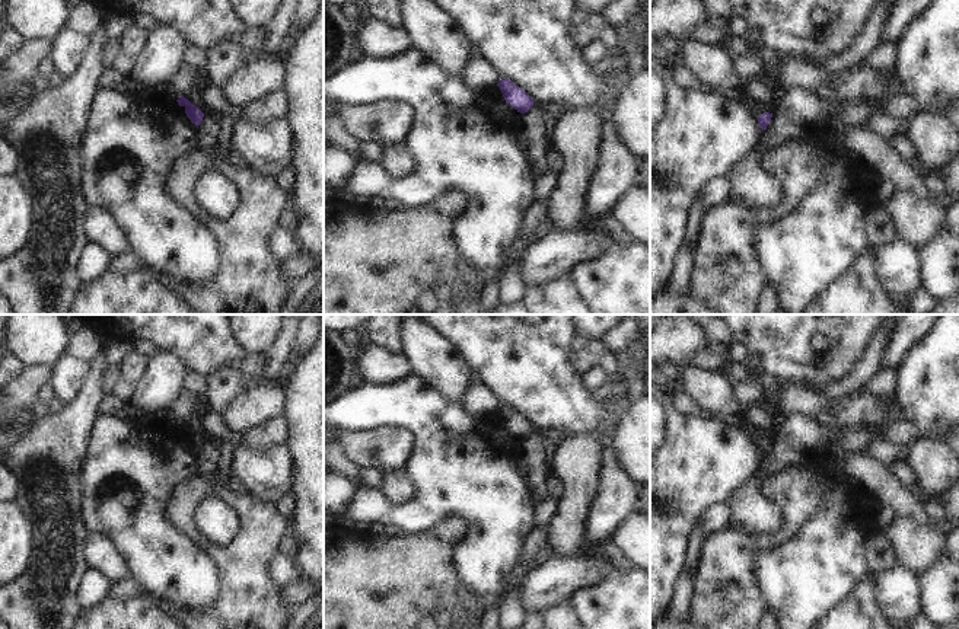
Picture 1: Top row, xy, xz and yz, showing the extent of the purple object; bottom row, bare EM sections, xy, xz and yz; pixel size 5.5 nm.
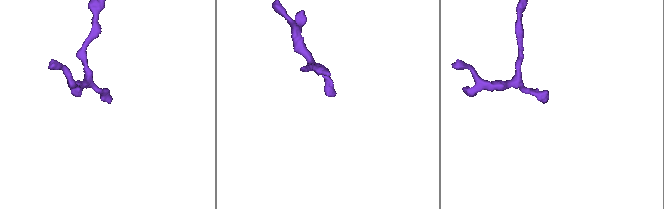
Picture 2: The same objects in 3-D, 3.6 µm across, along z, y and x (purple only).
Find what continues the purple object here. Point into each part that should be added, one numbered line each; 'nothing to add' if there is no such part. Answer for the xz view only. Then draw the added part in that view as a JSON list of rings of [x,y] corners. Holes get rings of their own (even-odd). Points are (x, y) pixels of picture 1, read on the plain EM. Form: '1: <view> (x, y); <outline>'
nothing to add

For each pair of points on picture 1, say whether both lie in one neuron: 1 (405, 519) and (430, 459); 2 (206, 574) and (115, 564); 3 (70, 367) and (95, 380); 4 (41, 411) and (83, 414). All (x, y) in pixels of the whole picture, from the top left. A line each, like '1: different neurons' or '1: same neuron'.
1: same neuron
2: different neurons
3: different neurons
4: different neurons

